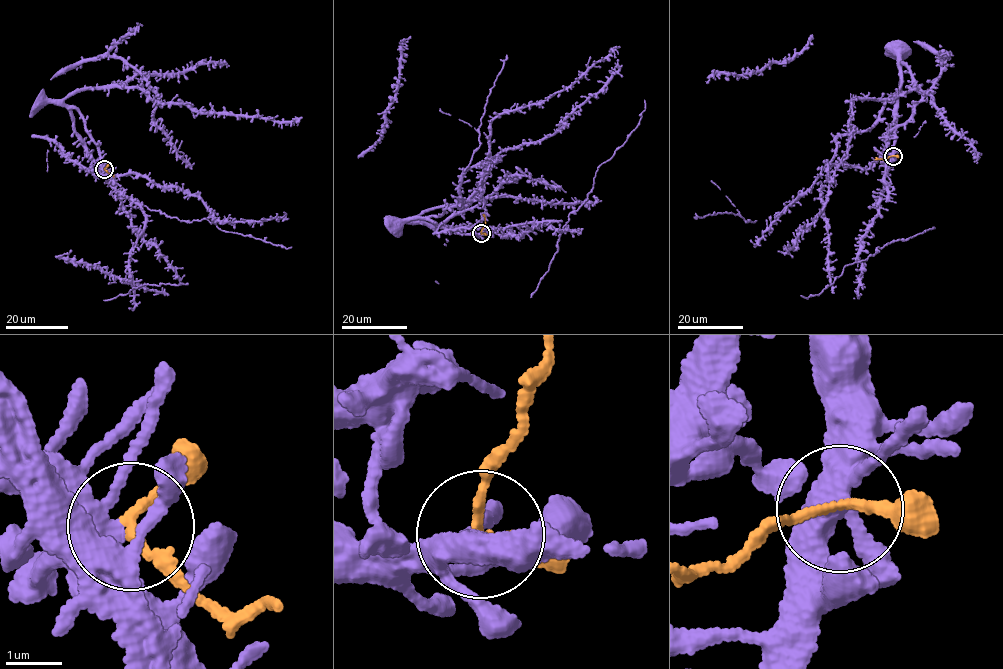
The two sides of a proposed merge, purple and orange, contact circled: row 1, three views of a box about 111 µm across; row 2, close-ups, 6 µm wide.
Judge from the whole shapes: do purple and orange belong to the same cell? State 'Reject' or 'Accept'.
Reject

